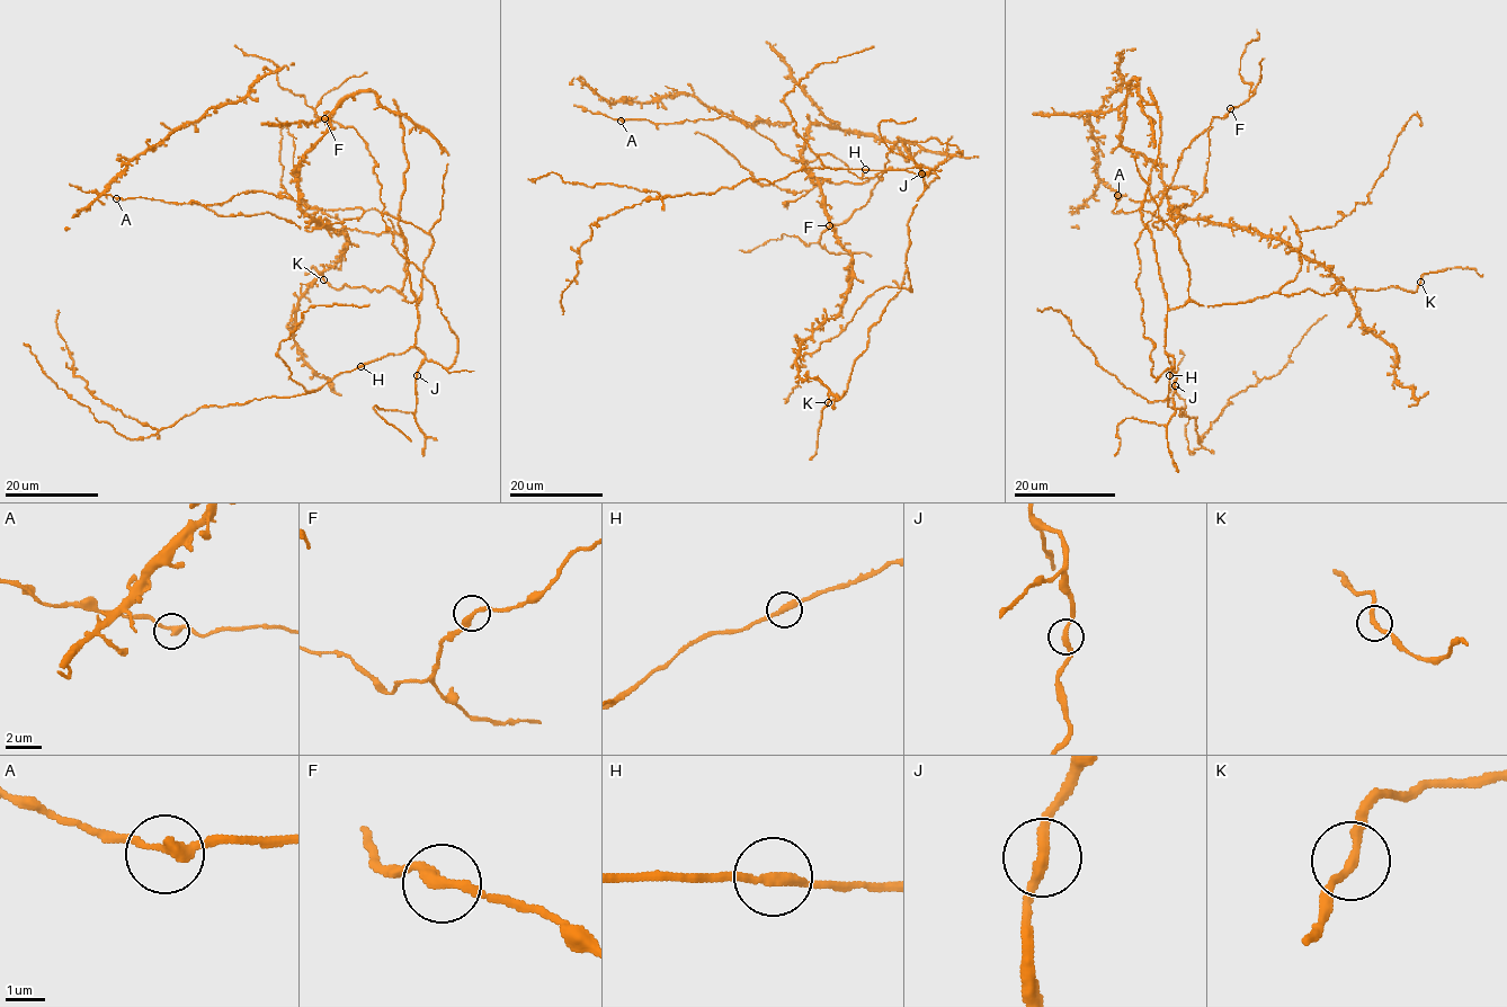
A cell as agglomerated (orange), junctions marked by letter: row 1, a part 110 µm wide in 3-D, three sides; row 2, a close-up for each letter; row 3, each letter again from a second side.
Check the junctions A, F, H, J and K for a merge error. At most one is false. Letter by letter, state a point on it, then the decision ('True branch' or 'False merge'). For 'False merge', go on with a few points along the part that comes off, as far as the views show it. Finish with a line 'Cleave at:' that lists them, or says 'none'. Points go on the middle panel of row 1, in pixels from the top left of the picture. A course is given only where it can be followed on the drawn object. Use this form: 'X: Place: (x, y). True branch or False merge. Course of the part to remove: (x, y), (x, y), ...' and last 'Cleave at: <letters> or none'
A: Place: (621, 121). True branch
F: Place: (829, 225). True branch
H: Place: (865, 169). True branch
J: Place: (921, 174). True branch
K: Place: (828, 402). True branch
Cleave at: none

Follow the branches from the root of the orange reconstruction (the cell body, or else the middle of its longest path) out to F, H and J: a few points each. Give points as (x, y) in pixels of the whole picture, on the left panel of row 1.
F: (433, 244), (415, 345), (447, 368), (458, 338), (435, 287), (392, 244), (375, 160), (353, 127), (324, 118)
H: (433, 244), (424, 264), (416, 342), (402, 354), (386, 355), (360, 366)
J: (433, 244), (424, 264), (421, 299), (417, 304), (415, 346), (425, 356), (417, 375)

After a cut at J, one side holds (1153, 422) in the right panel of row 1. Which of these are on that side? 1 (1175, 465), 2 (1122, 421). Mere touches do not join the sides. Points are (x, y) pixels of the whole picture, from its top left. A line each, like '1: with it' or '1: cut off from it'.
1: with it
2: with it

